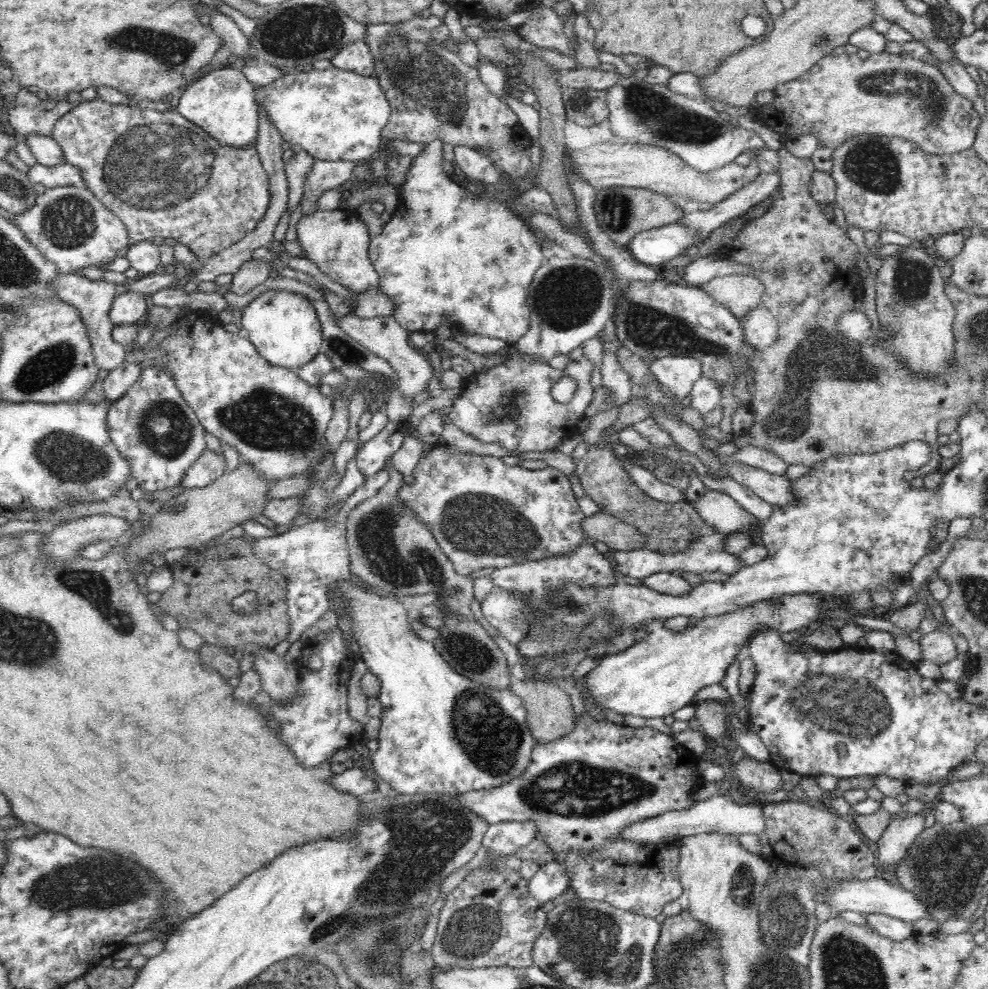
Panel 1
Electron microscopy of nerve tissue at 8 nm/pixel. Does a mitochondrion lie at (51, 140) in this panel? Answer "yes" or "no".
no

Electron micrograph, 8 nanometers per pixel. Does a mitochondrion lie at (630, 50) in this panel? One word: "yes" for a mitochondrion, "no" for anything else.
no

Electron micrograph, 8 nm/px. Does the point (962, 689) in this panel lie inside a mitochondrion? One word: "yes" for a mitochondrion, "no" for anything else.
no

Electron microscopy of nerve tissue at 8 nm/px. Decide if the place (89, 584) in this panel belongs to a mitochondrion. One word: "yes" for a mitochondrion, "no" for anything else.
yes

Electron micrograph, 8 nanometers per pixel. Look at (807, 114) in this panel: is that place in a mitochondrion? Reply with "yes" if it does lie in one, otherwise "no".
no

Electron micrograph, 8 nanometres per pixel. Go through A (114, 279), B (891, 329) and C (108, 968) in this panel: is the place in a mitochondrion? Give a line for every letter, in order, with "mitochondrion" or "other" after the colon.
A: other
B: mitochondrion
C: other

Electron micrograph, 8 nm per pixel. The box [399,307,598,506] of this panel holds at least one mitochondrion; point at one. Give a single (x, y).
(505, 410)

